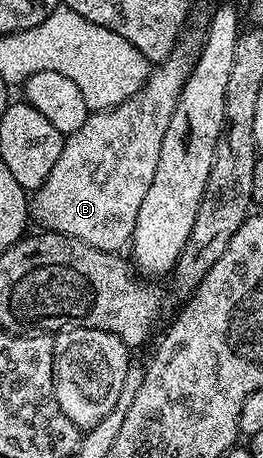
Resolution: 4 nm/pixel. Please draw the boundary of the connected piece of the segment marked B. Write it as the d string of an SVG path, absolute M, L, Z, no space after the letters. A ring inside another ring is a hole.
M171 52L149 71L148 81L138 94L126 98L126 102L118 106L91 113L78 130L67 133L54 170L50 170L43 186L31 193L31 219L35 223L37 220L45 229L72 236L103 252L123 253L132 243L138 210L142 210L142 198L146 198L146 190L150 190L150 182L154 182L158 154L162 154L162 137L166 135L166 126L170 126L170 118L174 118L182 86L186 86L186 78L190 78L193 63L193 53Z

